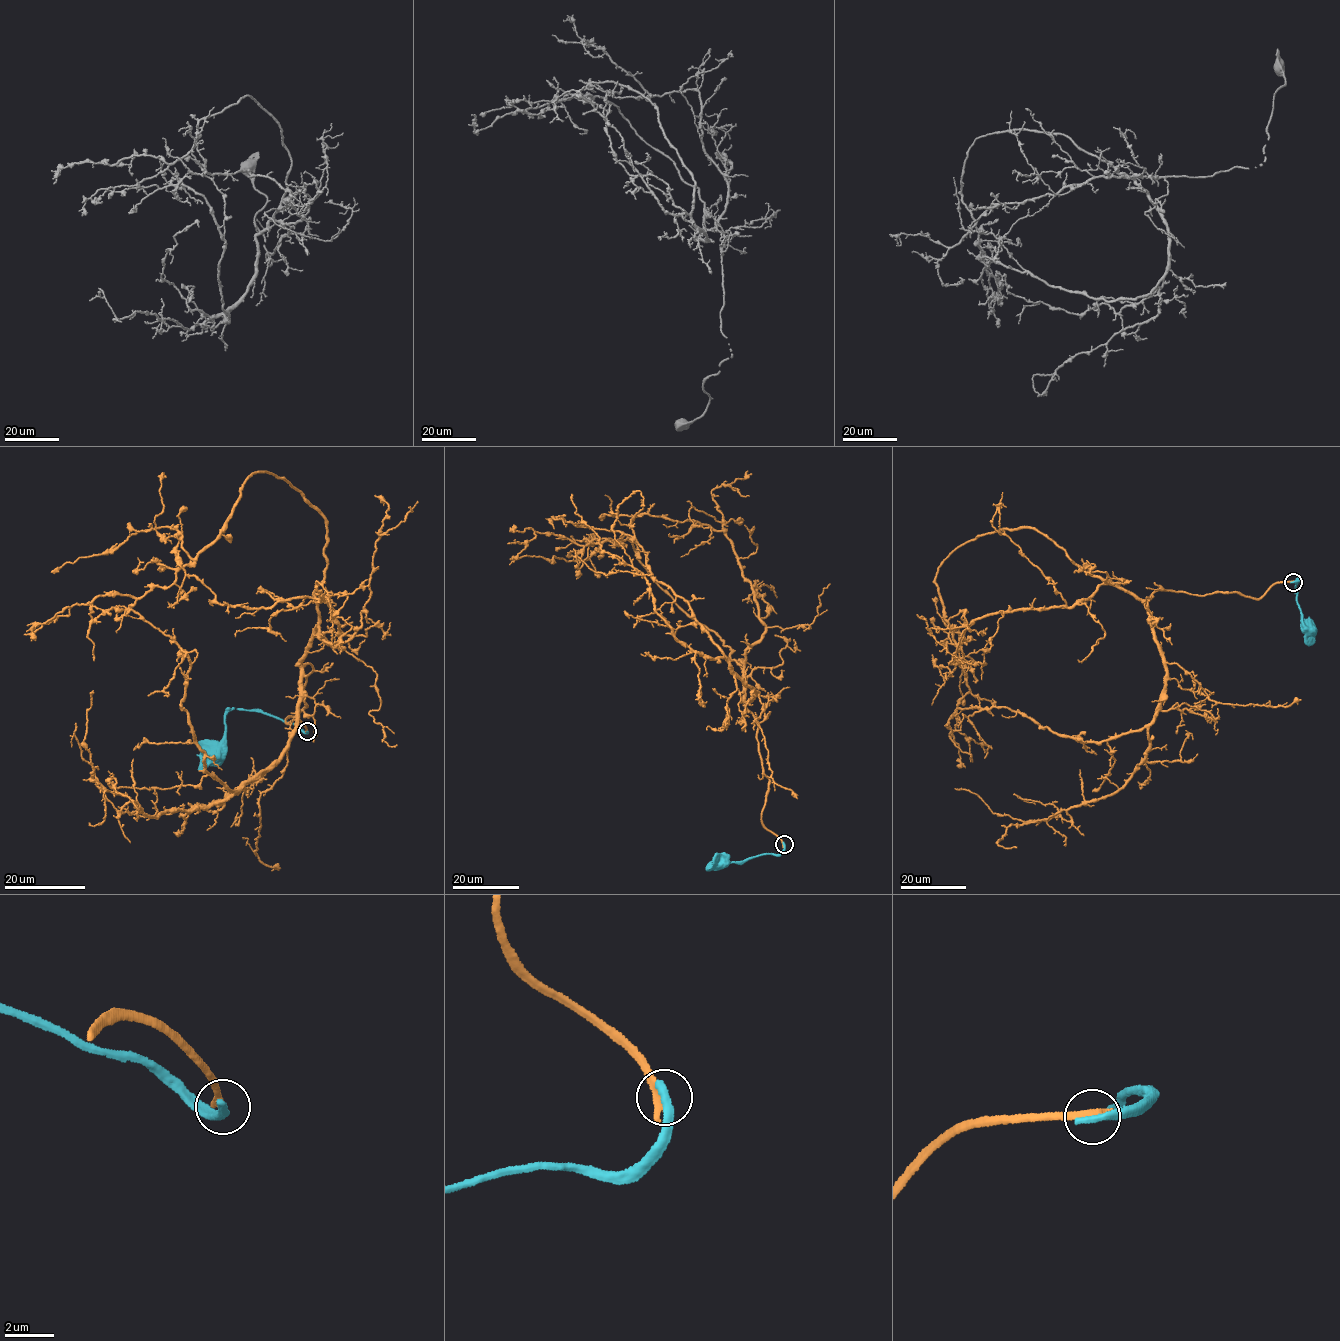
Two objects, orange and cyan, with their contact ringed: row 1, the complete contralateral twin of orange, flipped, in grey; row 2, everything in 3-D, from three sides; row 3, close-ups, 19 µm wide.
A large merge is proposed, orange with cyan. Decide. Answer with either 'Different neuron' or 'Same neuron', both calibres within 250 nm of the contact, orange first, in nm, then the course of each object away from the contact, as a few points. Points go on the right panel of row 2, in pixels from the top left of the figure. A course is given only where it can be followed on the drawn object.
Different neuron. Thickness 400 nm (orange) against 400 nm. Course of orange: (1293, 581), (1257, 598), (1147, 600), (1035, 530), (966, 542), (935, 580), (970, 690), (955, 726), (988, 746). Course of cyan: (1293, 582), (1300, 580), (1295, 581), (1297, 605), (1303, 619), (1309, 621), (1308, 627)

